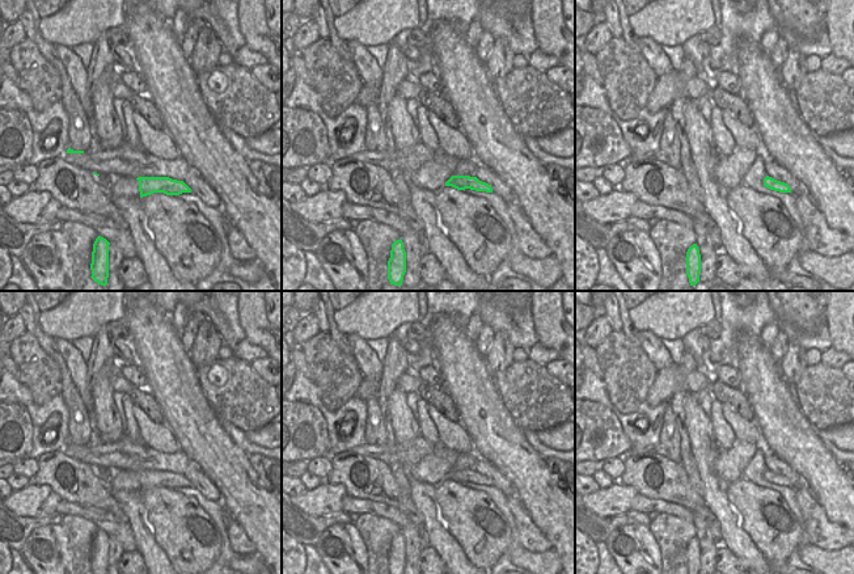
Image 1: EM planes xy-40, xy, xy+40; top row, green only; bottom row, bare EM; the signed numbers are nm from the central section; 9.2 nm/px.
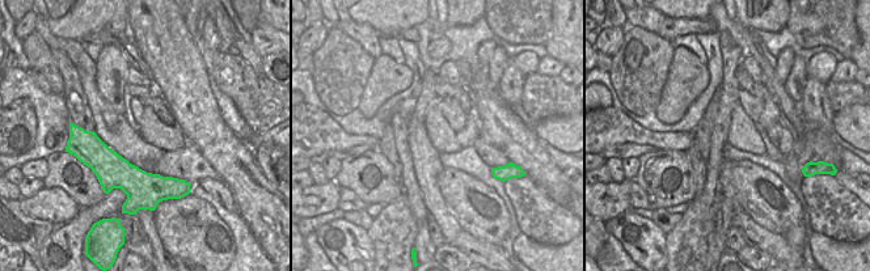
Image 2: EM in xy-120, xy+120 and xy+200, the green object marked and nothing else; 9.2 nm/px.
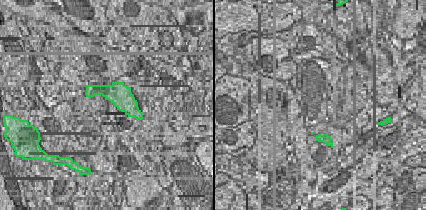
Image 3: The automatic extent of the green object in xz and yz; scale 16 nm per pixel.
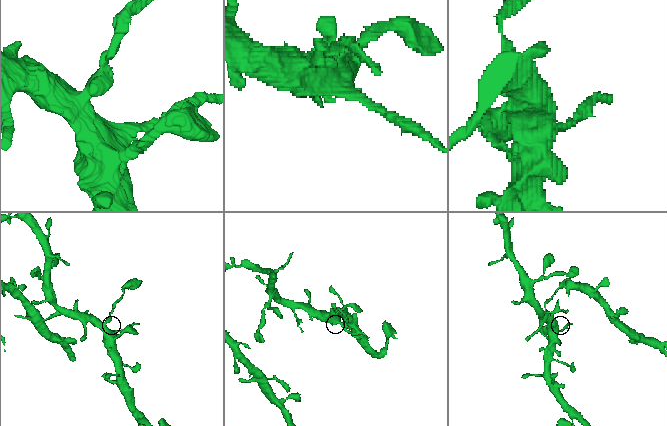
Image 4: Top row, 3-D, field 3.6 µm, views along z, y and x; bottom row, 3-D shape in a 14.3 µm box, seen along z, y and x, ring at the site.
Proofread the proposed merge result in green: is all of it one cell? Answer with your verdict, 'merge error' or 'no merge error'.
no merge error

